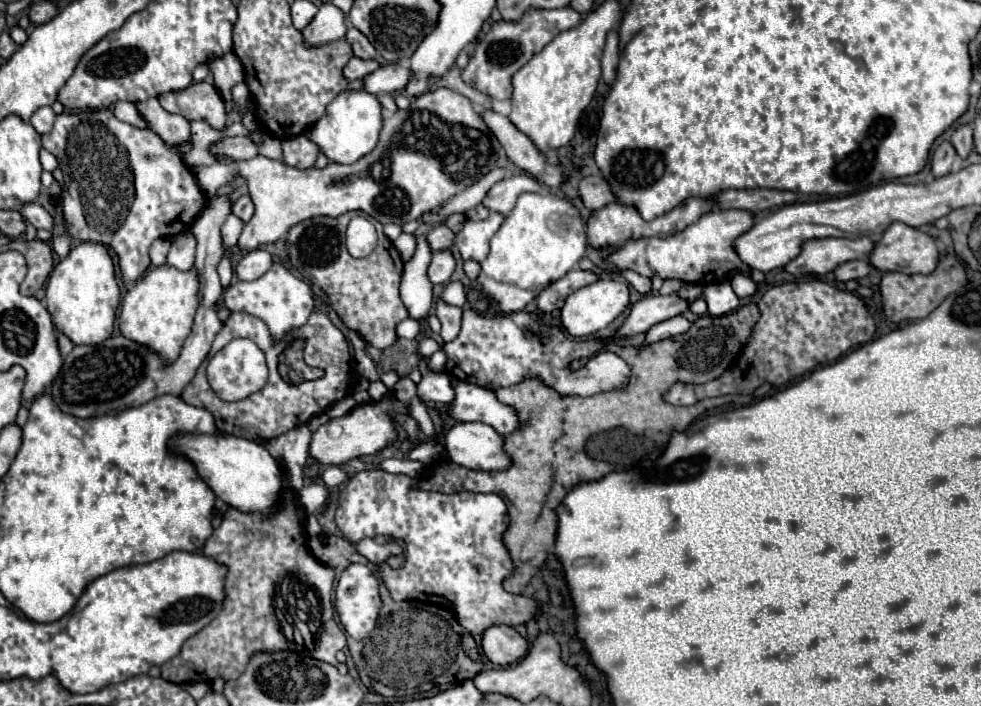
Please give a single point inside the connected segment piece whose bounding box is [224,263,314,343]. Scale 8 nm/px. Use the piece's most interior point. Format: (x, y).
(282, 301)

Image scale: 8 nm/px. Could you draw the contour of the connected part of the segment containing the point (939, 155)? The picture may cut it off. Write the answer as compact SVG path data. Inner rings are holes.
M950 141L940 143L938 149L936 149L936 153L934 153L934 157L932 157L932 173L934 173L936 177L942 177L942 175L950 173L956 157L958 157L958 153L956 153L956 149L952 147Z

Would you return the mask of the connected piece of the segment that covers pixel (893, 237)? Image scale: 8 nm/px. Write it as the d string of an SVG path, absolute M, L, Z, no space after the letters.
M892 223L886 231L884 237L876 243L876 249L870 253L870 263L880 269L880 271L900 271L906 275L928 275L936 269L940 261L940 251L936 247L936 241L932 235L926 231L920 231L916 227L904 225L904 223Z

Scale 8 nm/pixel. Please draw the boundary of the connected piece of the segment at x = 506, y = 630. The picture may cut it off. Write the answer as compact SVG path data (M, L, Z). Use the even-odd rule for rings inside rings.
M494 625L488 627L484 633L482 651L492 663L506 667L520 661L528 653L528 643L516 629L506 625Z

